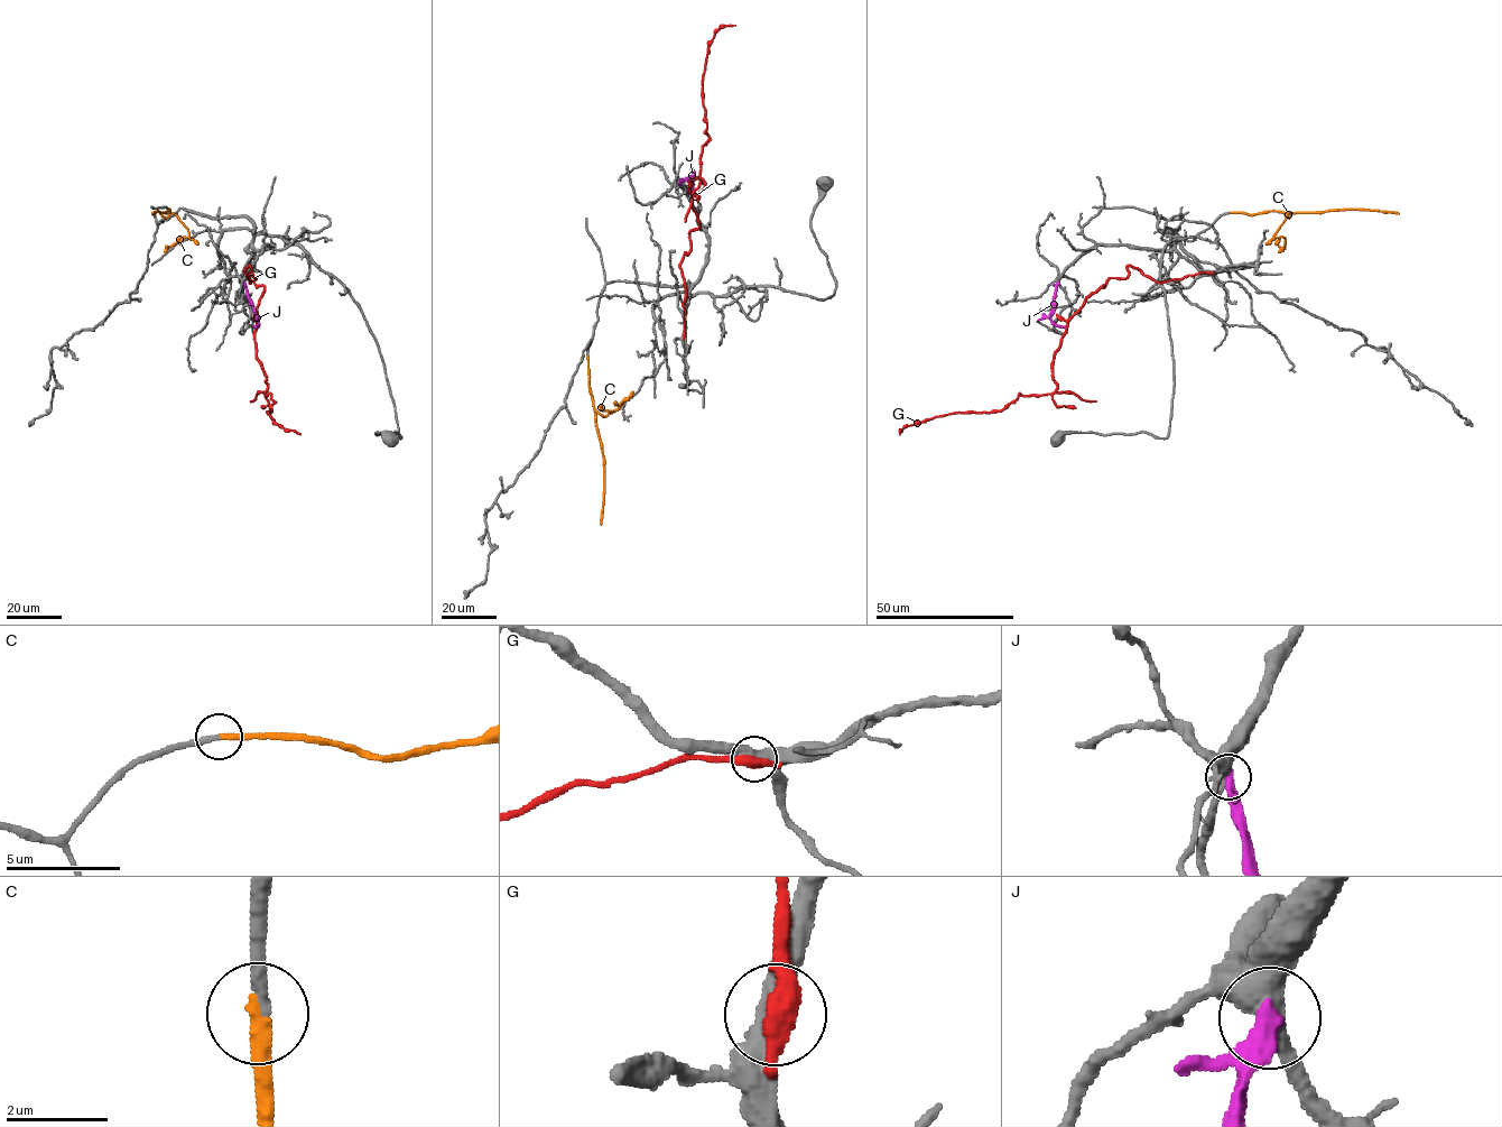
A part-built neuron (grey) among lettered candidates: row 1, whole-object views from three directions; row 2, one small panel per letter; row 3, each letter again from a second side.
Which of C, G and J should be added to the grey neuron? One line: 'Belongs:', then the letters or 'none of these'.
Belongs: C

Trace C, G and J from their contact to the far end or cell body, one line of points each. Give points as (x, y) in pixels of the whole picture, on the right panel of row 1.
C: (1231, 212), (1254, 214), (1271, 211), (1369, 209), (1399, 213)
G: (1210, 273), (1158, 283), (1127, 266), (1068, 322), (1053, 393), (899, 434)
J: (1058, 282), (1050, 320), (1059, 326), (1068, 326)

